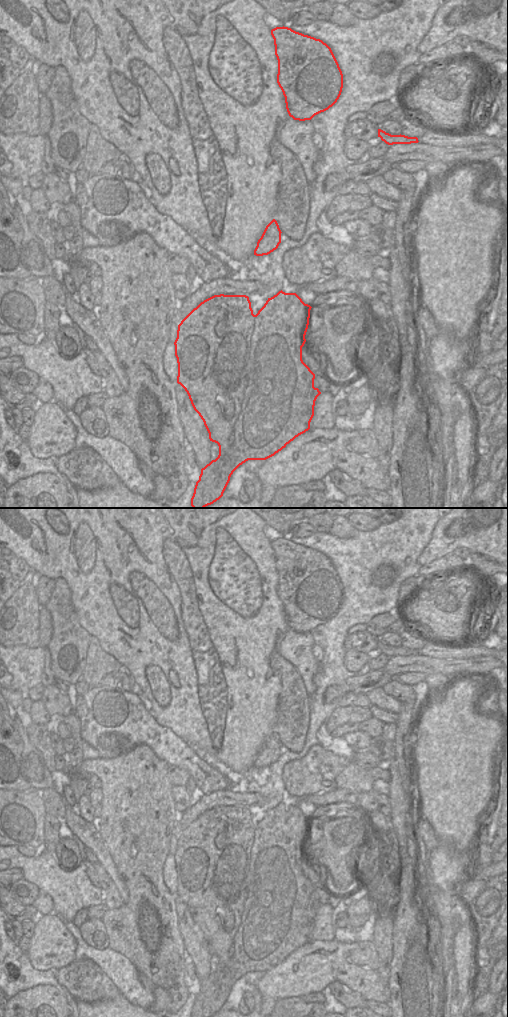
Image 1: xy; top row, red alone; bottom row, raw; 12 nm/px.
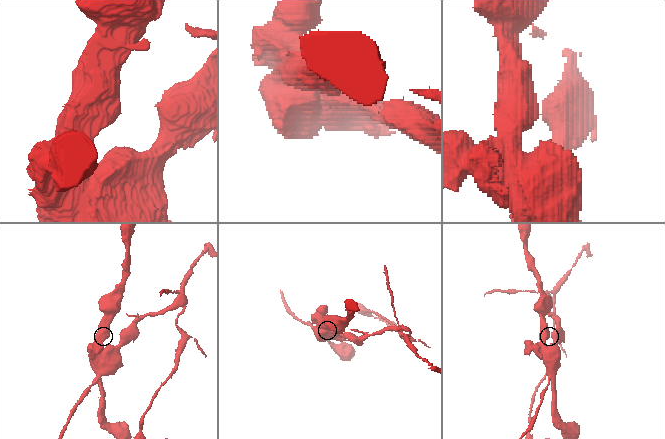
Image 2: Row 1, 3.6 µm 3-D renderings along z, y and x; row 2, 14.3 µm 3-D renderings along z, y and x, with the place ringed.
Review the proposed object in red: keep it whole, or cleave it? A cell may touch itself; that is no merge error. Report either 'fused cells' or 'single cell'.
fused cells

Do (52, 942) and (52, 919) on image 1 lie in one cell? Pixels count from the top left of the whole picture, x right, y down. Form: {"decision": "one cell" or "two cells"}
{"decision": "one cell"}

